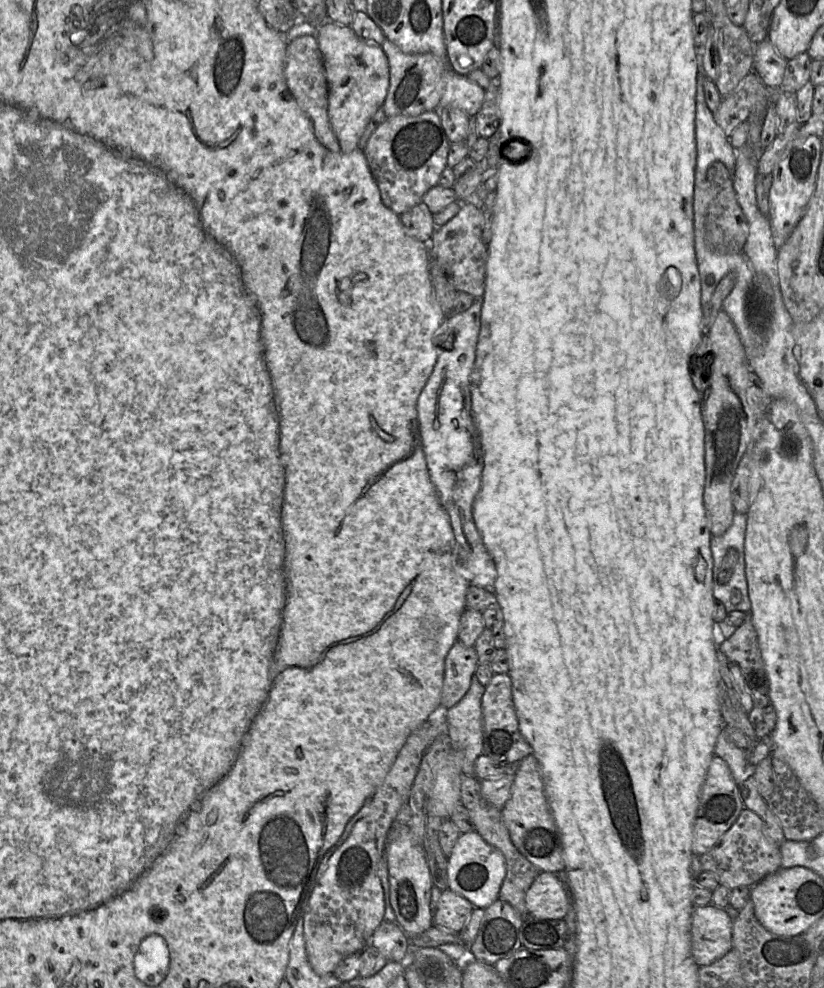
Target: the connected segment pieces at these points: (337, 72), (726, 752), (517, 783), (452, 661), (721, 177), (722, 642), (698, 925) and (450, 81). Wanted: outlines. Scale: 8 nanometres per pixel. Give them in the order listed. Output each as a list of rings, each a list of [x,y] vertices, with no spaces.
[[[328,17],[318,26],[316,40],[322,55],[328,85],[329,121],[339,142],[340,152],[350,153],[357,148],[359,138],[371,117],[383,105],[389,87],[388,60],[381,46],[366,44],[358,38],[351,26],[335,23]]]
[[[724,727],[717,737],[714,755],[720,757],[727,764],[737,785],[742,784],[754,767],[748,763],[746,752],[728,740]]]
[[[528,756],[514,768],[511,795],[502,808],[502,816],[512,843],[529,862],[540,872],[564,877],[562,836],[549,809],[542,770],[535,756]]]
[[[455,642],[444,662],[443,686],[440,700],[441,710],[450,709],[467,693],[479,665],[474,647]]]
[[[713,162],[707,169],[706,178],[712,186],[712,202],[705,216],[705,243],[712,252],[739,252],[746,242],[750,226],[737,205],[732,176],[723,163]]]
[[[750,613],[746,614],[743,624],[736,627],[730,637],[718,639],[718,649],[725,654],[729,662],[734,662],[740,667],[744,686],[754,707],[769,707],[770,683]]]
[[[713,904],[694,906],[691,918],[691,950],[698,967],[708,966],[732,949],[733,920],[724,908]]]
[[[448,68],[443,74],[443,93],[439,108],[452,107],[473,117],[481,108],[485,89]]]

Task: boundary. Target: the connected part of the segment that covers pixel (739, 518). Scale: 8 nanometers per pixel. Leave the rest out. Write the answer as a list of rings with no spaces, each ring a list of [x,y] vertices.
[[[746,512],[734,513],[731,526],[725,533],[711,537],[710,549],[713,557],[713,596],[723,603],[726,612],[739,610],[745,613],[751,610],[751,601],[748,594],[748,584],[745,573],[745,532]]]

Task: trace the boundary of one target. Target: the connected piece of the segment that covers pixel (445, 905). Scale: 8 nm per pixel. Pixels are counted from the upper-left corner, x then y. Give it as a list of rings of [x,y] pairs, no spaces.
[[[444,890],[434,906],[434,926],[447,932],[458,933],[469,919],[474,906],[463,896]]]

